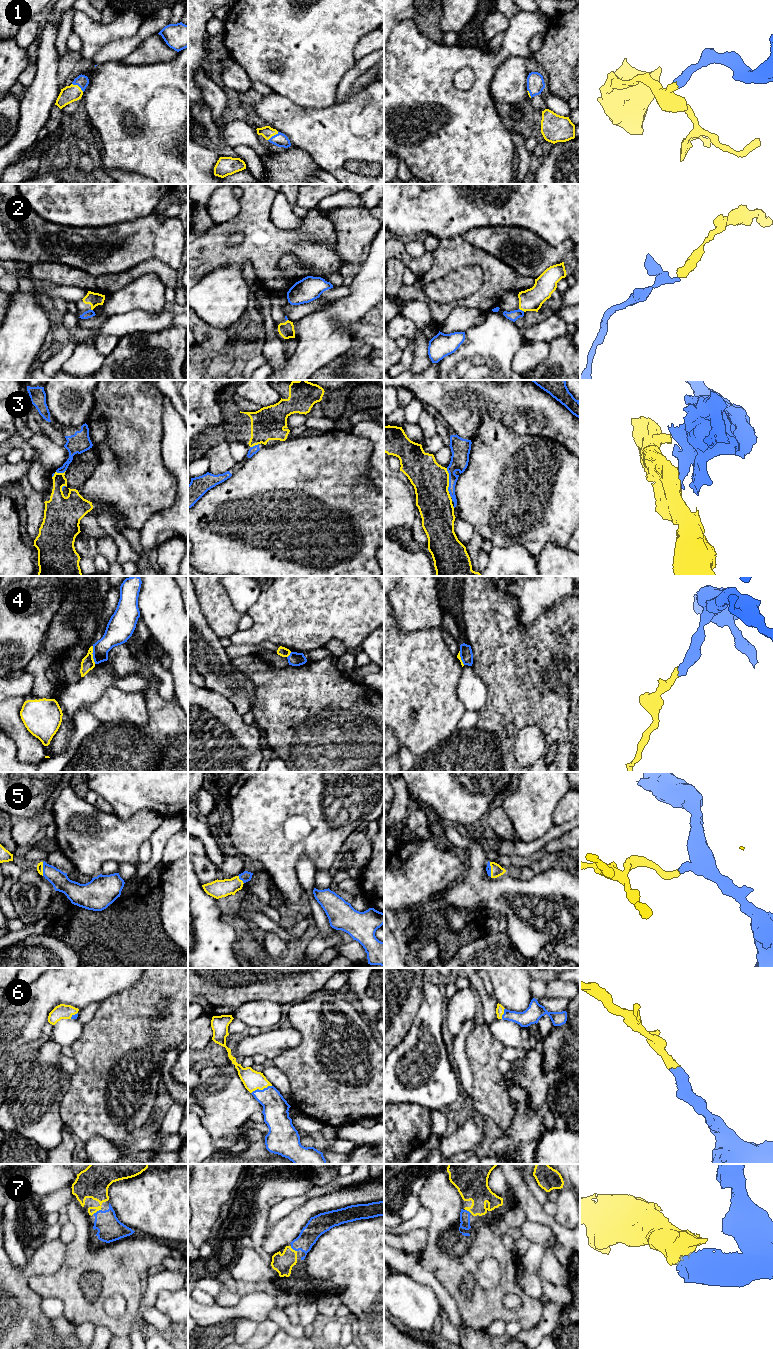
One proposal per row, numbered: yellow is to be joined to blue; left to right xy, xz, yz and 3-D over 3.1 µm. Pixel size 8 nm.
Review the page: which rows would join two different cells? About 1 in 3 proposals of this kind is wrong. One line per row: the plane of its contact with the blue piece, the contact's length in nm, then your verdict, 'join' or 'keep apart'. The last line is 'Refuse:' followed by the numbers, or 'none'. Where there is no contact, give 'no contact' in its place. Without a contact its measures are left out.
1: contact in xy; length 120 nm; join
2: contact in yz; length 50 nm; keep apart
3: contact in yz; length 200 nm; join
4: contact in xy; length 150 nm; keep apart
5: contact in xy; length 110 nm; join
6: contact in xz; length 180 nm; join
7: contact in xy; length 80 nm; join
Refuse: 2, 4

